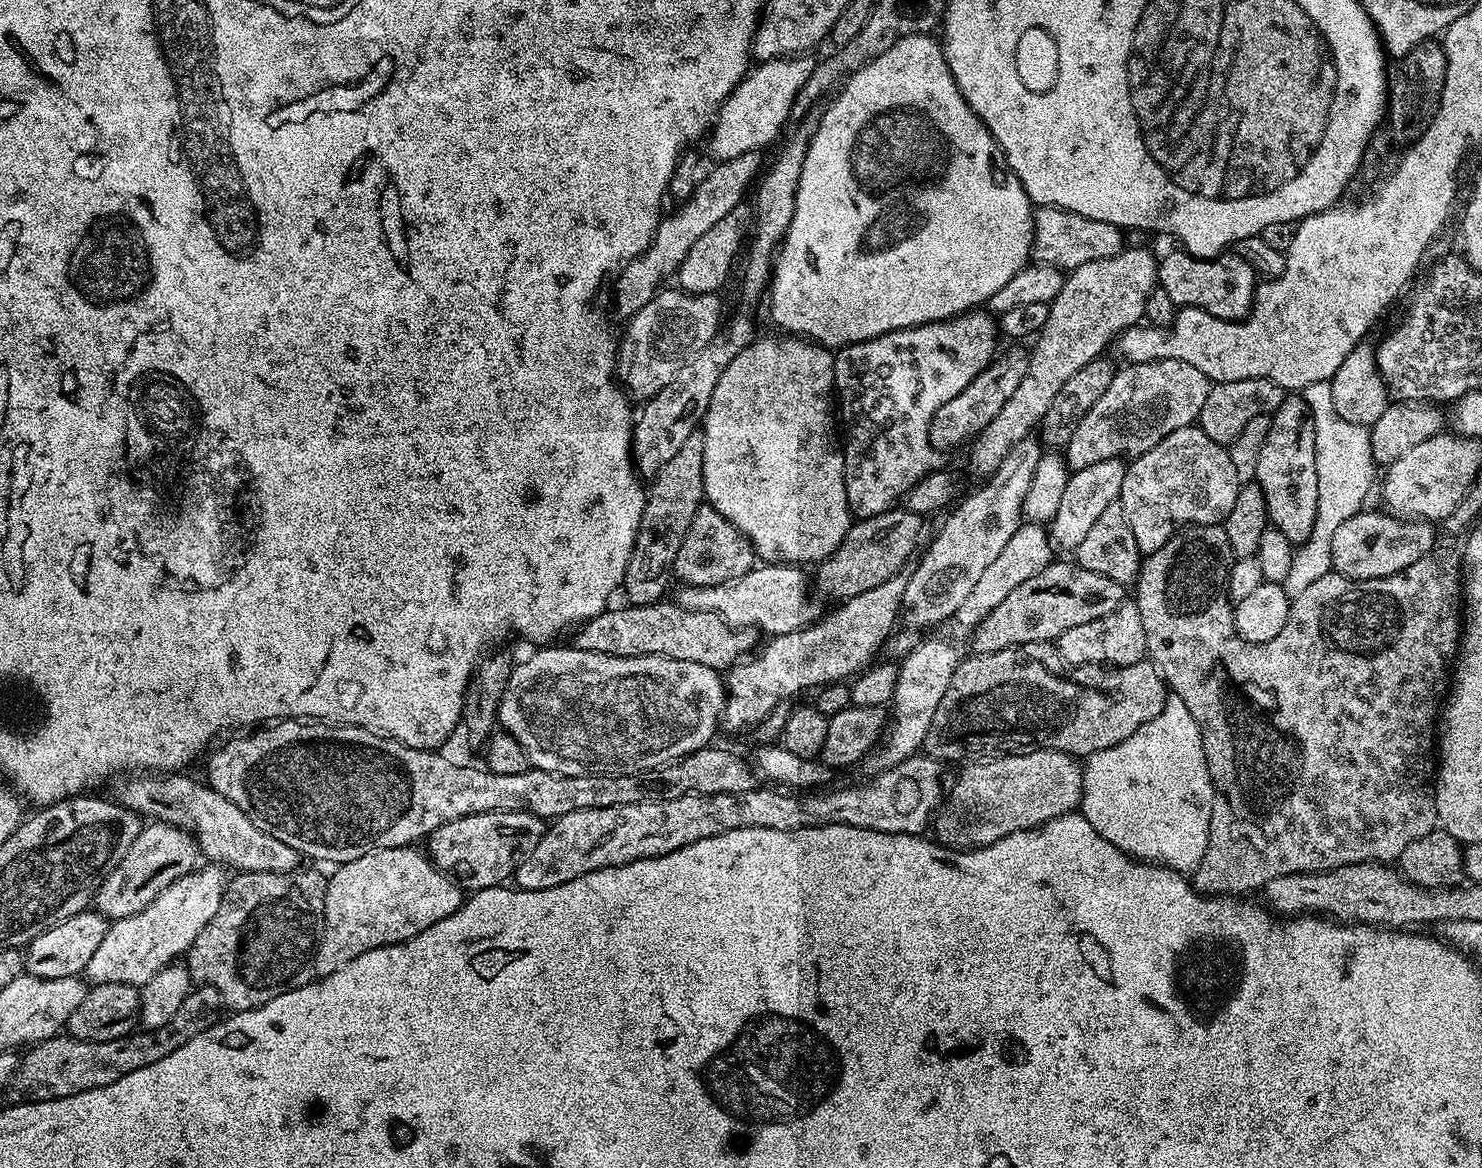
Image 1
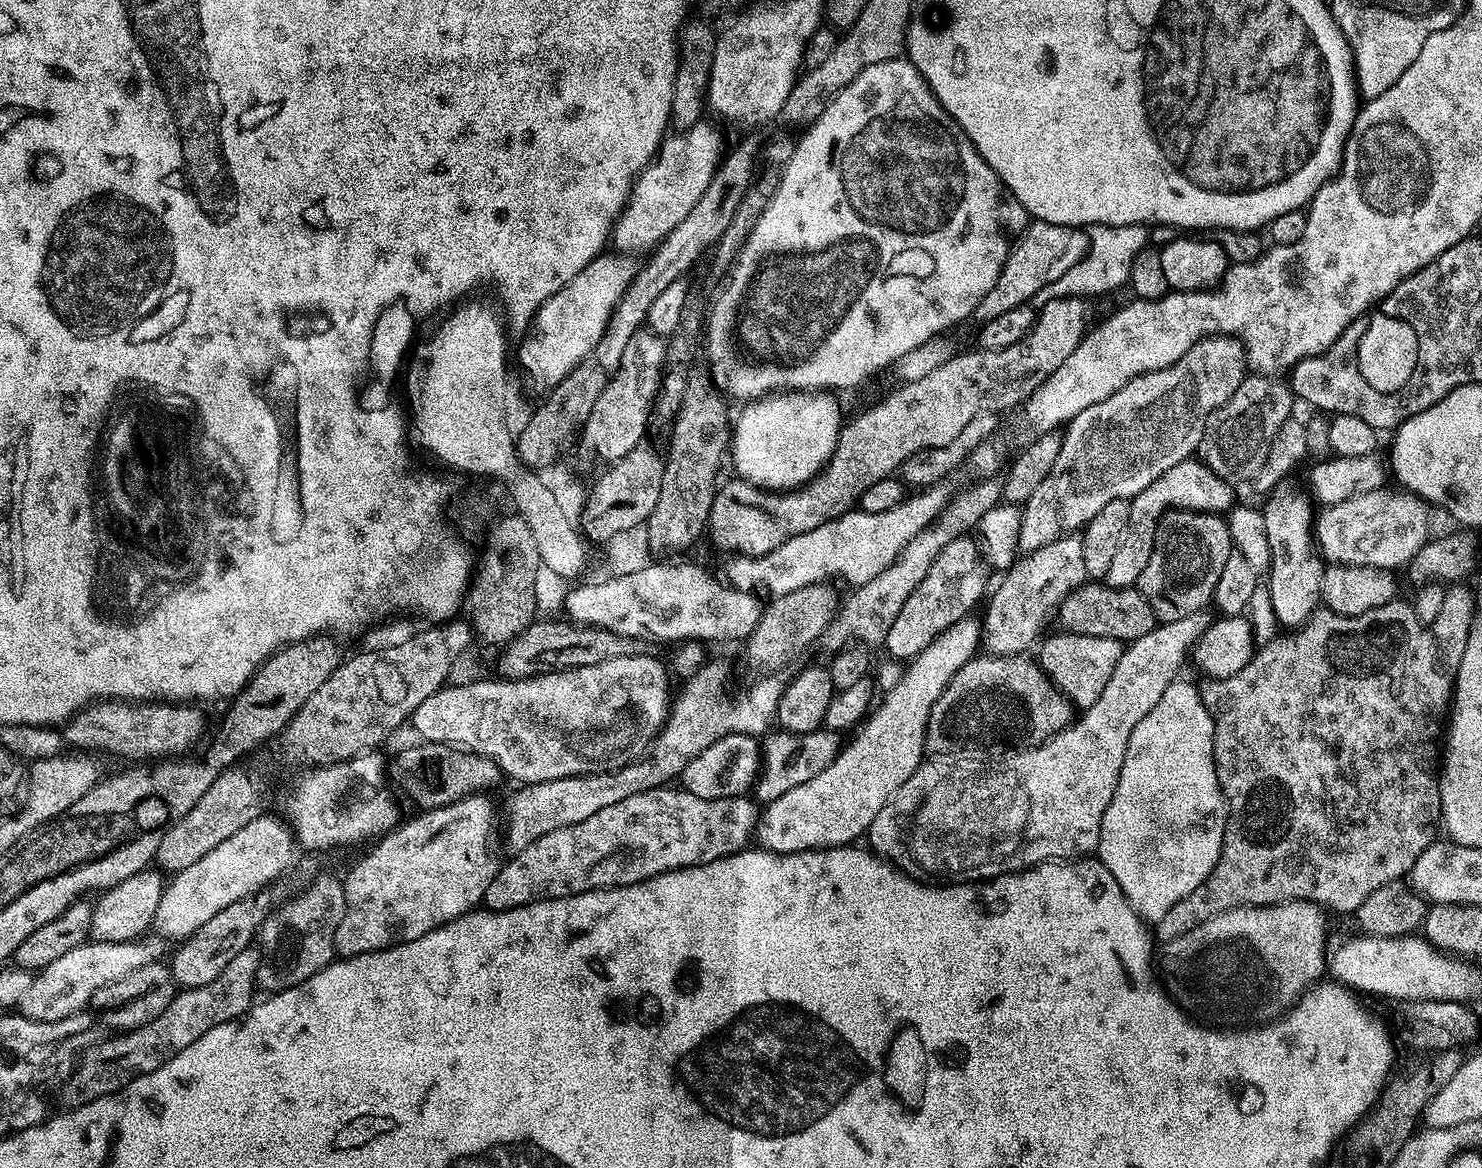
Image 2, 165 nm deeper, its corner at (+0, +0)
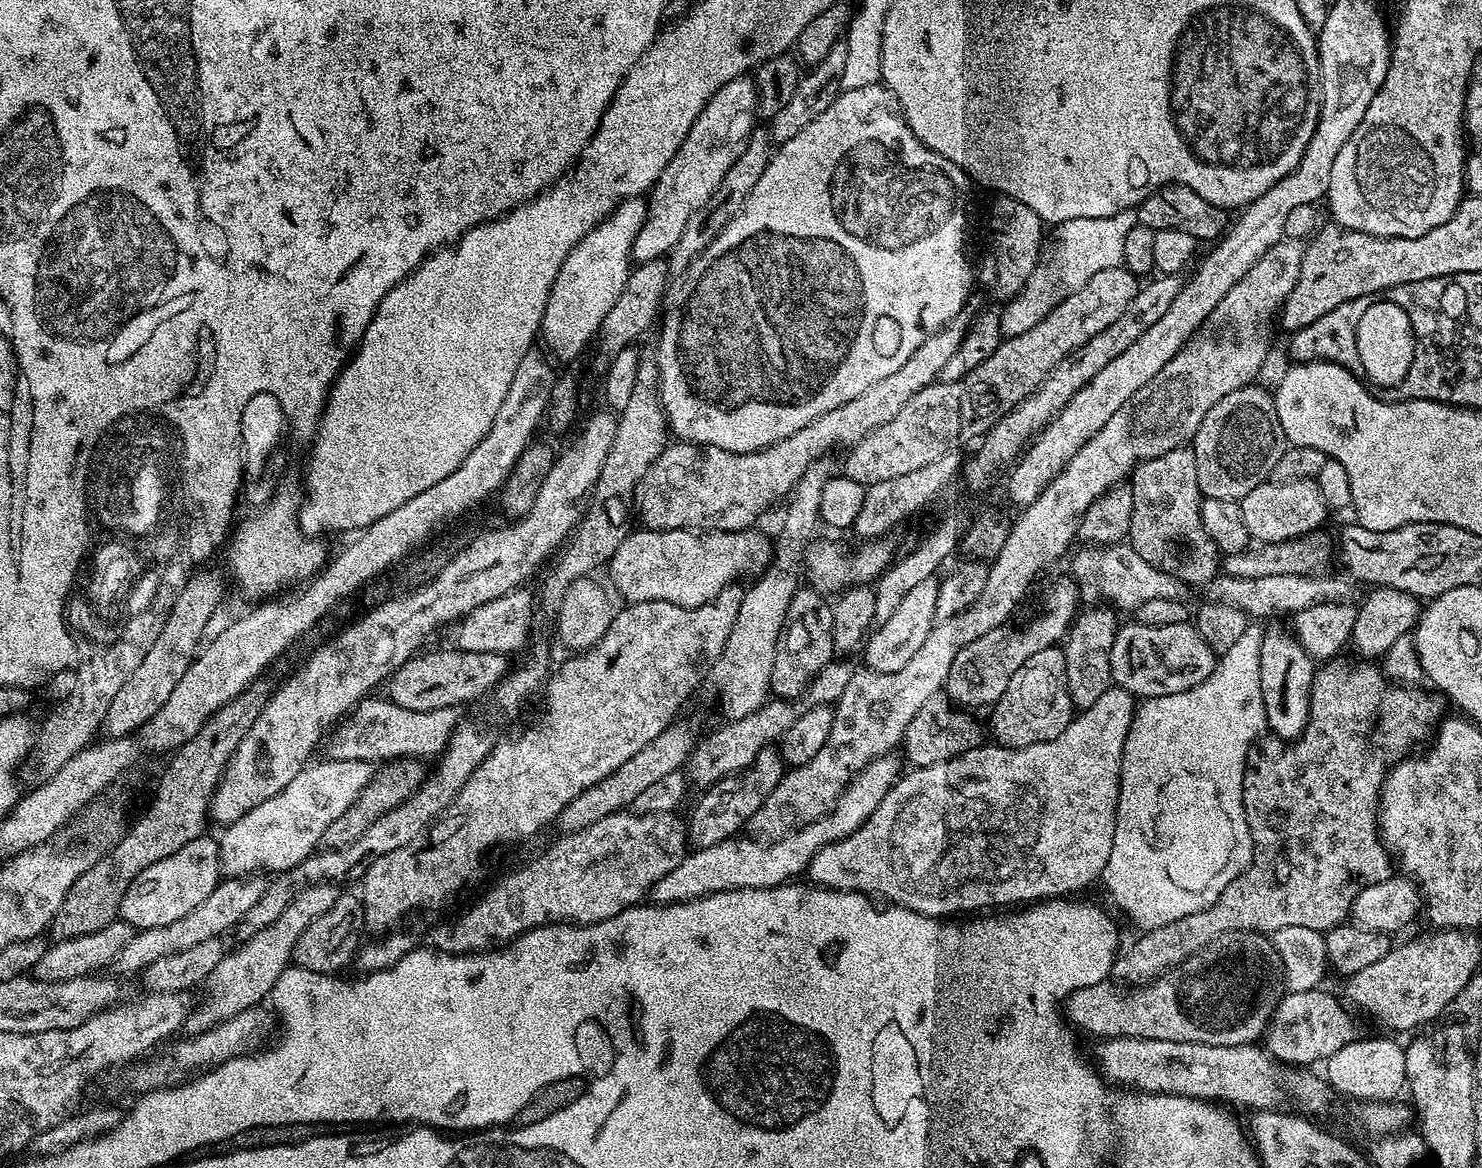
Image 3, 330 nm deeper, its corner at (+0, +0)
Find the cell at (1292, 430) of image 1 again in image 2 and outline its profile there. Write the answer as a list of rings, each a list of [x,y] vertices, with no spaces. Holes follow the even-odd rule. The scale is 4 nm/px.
[[[1279,492],[1269,495],[1268,505],[1263,505],[1262,508],[1272,559],[1266,571],[1266,585],[1279,627],[1295,630],[1310,619],[1321,603],[1320,591],[1326,564],[1314,539],[1313,501],[1307,495],[1304,497],[1298,492]]]

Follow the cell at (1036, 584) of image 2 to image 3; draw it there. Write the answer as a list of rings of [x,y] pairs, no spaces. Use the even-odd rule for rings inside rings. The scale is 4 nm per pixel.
[[[1065,578],[1049,590],[1044,613],[1037,620],[1030,621],[1021,632],[1012,632],[1009,636],[1000,636],[1004,634],[999,631],[982,634],[982,638],[970,642],[970,646],[962,646],[962,650],[958,650],[958,658],[954,658],[954,663],[950,665],[946,685],[947,699],[964,710],[995,706],[998,698],[1002,698],[1006,686],[1010,686],[1014,670],[1018,670],[1018,666],[1022,666],[1030,654],[1038,654],[1038,650],[1059,645],[1067,637],[1068,629],[1078,615],[1076,604],[1078,605],[1076,582]]]

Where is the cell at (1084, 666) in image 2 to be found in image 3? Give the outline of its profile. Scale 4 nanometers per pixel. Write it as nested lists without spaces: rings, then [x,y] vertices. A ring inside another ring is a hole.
[[[1053,646],[1038,650],[1038,654],[1030,654],[1030,658],[1026,658],[1026,662],[1014,670],[1010,686],[1006,686],[1002,698],[998,698],[991,712],[991,739],[1002,748],[1025,748],[1058,738],[1074,715],[1074,705],[1068,693],[1063,647]]]

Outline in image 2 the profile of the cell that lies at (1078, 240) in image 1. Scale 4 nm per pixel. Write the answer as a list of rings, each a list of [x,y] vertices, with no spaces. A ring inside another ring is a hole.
[[[1033,219],[1011,245],[1006,262],[1002,266],[1002,274],[998,274],[998,282],[994,282],[986,298],[978,302],[974,313],[975,323],[985,324],[990,322],[990,318],[998,318],[1001,314],[1014,310],[1014,306],[1035,301],[1041,290],[1058,281],[1062,274],[1066,274],[1072,266],[1081,262],[1087,250],[1088,233],[1083,227]]]

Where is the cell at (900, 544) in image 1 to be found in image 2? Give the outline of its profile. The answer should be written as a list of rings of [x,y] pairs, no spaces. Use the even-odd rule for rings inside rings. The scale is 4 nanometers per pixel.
[[[827,583],[811,584],[769,599],[768,606],[757,615],[754,630],[745,640],[744,662],[757,675],[771,675],[781,671],[786,662],[812,642],[819,641],[832,620],[838,606],[838,596],[830,592]]]

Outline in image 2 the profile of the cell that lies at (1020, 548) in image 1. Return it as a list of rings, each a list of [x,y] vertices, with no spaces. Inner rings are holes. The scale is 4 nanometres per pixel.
[[[965,618],[960,623],[955,624],[952,628],[945,630],[940,636],[937,636],[934,642],[930,642],[930,646],[926,646],[926,650],[922,650],[912,661],[901,671],[900,680],[892,688],[887,689],[883,693],[884,701],[880,705],[877,703],[871,709],[870,715],[859,725],[858,733],[853,738],[852,744],[848,743],[841,747],[840,752],[830,762],[830,766],[822,770],[820,774],[815,775],[808,782],[797,786],[792,790],[788,790],[786,794],[782,794],[780,798],[774,798],[773,801],[765,803],[762,811],[759,813],[756,822],[756,831],[754,833],[754,840],[757,845],[765,852],[780,852],[782,855],[794,854],[795,852],[816,852],[819,848],[842,848],[851,845],[853,842],[865,835],[870,826],[870,822],[874,822],[874,818],[878,818],[878,810],[882,810],[882,806],[886,806],[886,802],[898,790],[898,786],[902,786],[902,782],[906,782],[906,778],[910,778],[910,774],[914,774],[914,770],[918,770],[922,761],[926,756],[926,749],[924,746],[924,736],[928,732],[928,719],[930,718],[930,710],[934,706],[934,702],[938,702],[938,698],[942,694],[942,690],[947,684],[952,681],[954,674],[958,674],[958,670],[962,670],[962,666],[966,666],[966,662],[973,659],[977,655],[978,649],[982,644],[982,624],[979,619],[972,620],[973,618]]]

